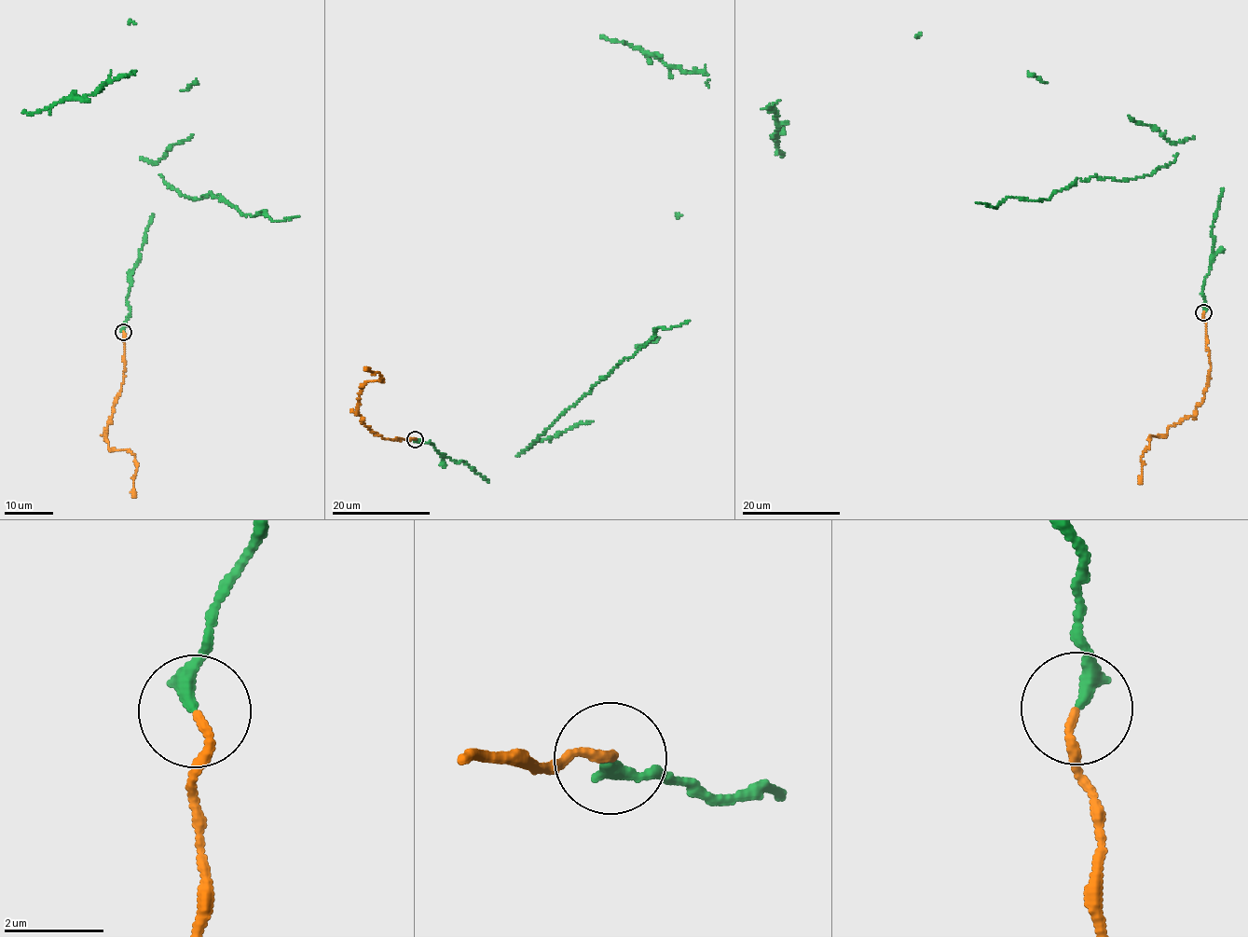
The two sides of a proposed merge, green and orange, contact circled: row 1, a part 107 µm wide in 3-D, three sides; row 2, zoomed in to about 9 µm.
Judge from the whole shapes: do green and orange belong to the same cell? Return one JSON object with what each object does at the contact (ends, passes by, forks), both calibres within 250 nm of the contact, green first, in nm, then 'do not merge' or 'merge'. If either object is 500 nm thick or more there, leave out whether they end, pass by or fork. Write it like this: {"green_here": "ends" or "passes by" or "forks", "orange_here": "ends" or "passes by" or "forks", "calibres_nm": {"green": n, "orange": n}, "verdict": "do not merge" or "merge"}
{"green_here": "ends", "orange_here": "ends", "calibres_nm": {"green": 280, "orange": 160}, "verdict": "merge"}

